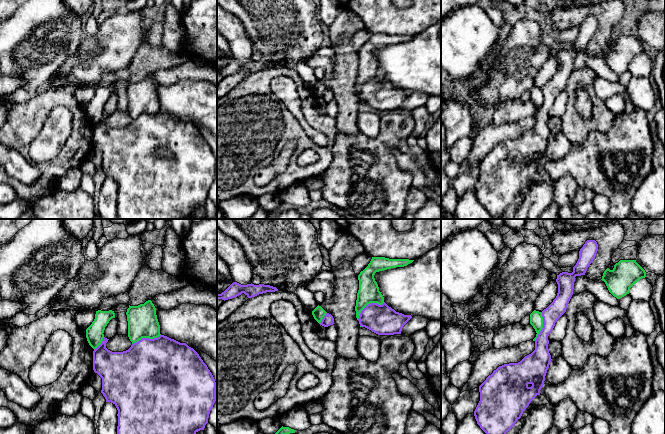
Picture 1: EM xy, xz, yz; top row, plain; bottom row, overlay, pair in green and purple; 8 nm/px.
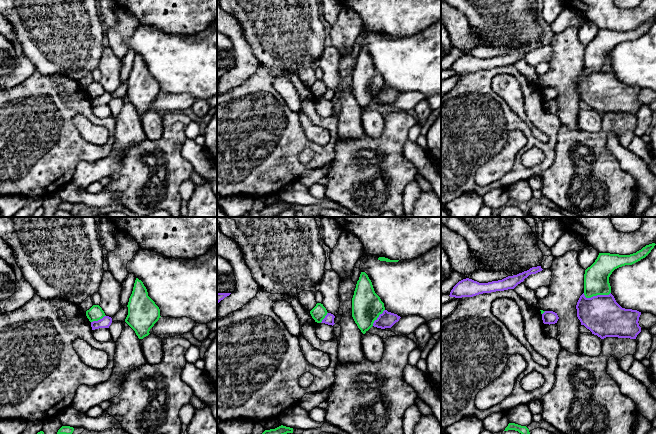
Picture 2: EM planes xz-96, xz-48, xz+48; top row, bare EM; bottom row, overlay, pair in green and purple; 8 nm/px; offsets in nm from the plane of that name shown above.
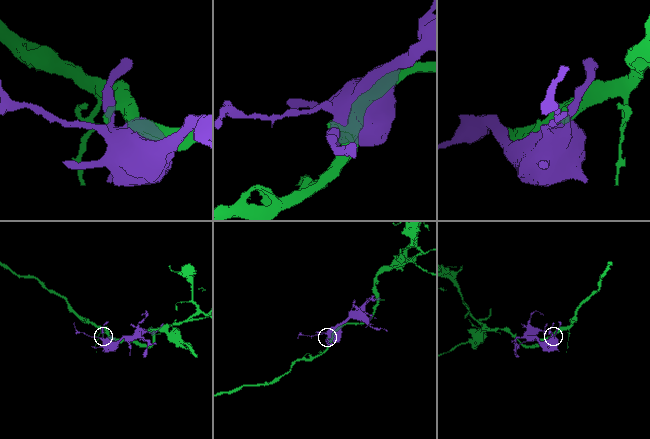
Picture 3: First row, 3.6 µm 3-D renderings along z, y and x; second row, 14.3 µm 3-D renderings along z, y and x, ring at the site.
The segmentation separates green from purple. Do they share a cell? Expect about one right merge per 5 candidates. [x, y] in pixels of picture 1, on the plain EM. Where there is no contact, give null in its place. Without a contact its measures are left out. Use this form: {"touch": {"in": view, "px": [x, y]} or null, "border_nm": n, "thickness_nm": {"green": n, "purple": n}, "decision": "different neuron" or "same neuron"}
{"touch": {"in": "xz", "px": [368, 79]}, "border_nm": 260, "thickness_nm": {"green": 170, "purple": 240}, "decision": "different neuron"}

